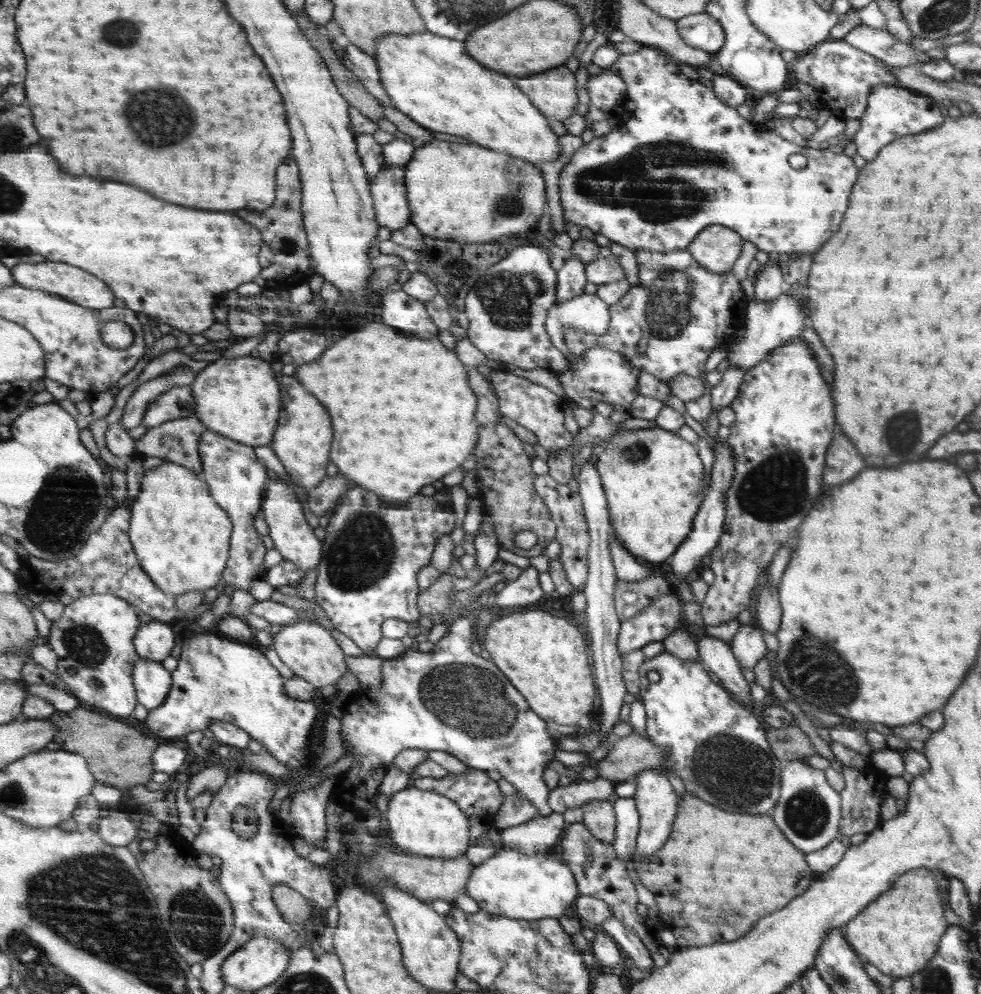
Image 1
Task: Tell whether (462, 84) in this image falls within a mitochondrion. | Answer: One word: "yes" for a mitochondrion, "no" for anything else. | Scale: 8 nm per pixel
no

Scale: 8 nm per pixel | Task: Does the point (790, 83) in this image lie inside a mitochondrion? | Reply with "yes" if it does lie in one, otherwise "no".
no

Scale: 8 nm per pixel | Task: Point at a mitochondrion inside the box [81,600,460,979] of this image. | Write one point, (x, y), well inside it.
(197, 920)

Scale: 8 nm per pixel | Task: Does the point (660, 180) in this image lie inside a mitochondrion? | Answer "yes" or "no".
yes

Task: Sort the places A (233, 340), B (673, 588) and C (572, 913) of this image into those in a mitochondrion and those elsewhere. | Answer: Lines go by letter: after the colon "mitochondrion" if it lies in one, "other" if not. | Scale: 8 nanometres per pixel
A: other
B: other
C: other

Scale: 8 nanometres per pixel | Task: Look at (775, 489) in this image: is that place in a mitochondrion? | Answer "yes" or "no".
yes

